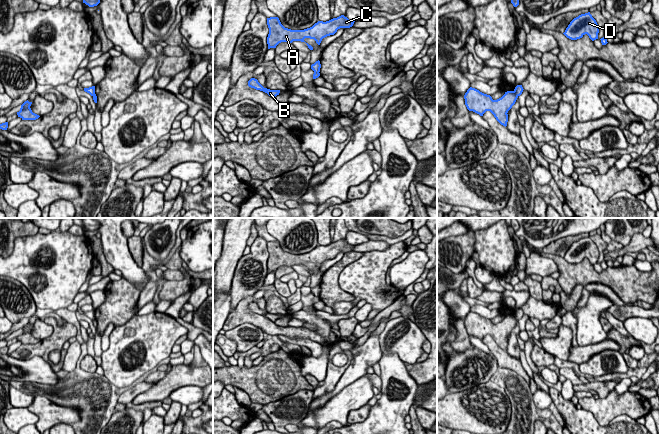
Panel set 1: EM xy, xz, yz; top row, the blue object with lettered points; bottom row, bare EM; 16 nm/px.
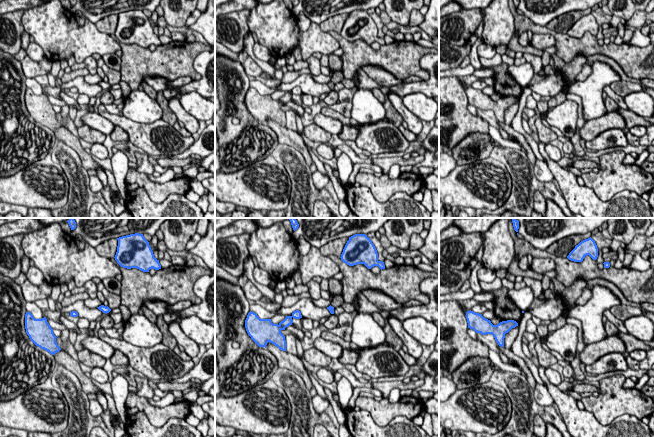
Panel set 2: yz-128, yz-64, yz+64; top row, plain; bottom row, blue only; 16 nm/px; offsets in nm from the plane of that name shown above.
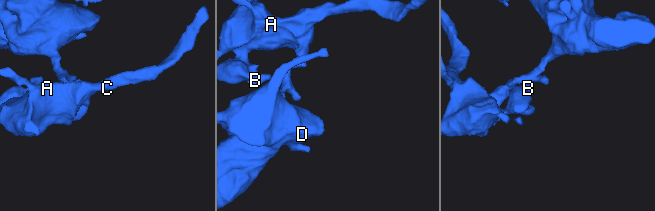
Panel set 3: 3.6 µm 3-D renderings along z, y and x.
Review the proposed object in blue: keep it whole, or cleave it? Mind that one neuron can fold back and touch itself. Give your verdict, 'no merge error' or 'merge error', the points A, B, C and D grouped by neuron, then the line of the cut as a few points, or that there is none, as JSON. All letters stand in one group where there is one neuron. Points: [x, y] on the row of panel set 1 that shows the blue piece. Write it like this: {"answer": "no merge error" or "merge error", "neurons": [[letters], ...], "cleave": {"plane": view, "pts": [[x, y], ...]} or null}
{"answer": "merge error", "neurons": [["A", "B", "C"], ["D"]], "cleave": {"plane": "yz", "pts": [[513, 91], [517, 96]]}}

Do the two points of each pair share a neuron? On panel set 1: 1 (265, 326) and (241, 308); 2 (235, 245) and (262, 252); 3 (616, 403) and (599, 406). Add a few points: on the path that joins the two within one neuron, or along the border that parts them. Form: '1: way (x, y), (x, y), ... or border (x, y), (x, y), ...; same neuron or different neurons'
1: way (259, 321), (247, 314); same neuron
2: border (243, 255), (239, 259), (232, 276); different neurons
3: way (612, 405), (603, 406); same neuron

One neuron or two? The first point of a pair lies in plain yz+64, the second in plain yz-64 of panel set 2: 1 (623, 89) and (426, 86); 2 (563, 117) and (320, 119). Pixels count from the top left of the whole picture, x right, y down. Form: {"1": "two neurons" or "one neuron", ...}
{"1": "one neuron", "2": "one neuron"}

